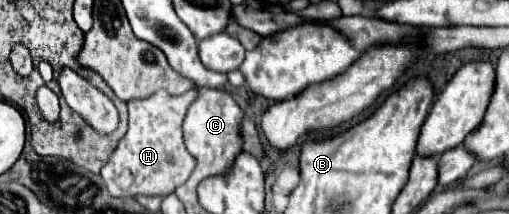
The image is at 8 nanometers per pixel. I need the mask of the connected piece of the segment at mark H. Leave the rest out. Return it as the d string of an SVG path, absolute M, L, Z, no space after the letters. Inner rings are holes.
M161 89L159 93L153 93L147 99L135 99L131 103L127 103L129 105L129 129L127 129L123 141L119 141L119 145L113 151L107 165L101 169L105 187L113 197L125 197L125 195L129 195L129 197L133 197L133 195L165 197L165 195L173 193L179 185L183 185L183 181L187 181L187 177L195 169L195 161L191 159L191 155L187 153L187 149L183 145L181 123L185 119L185 113L187 113L191 101L195 101L195 97L197 97L197 89L191 89L183 95L169 95L169 93L163 93L163 89Z

